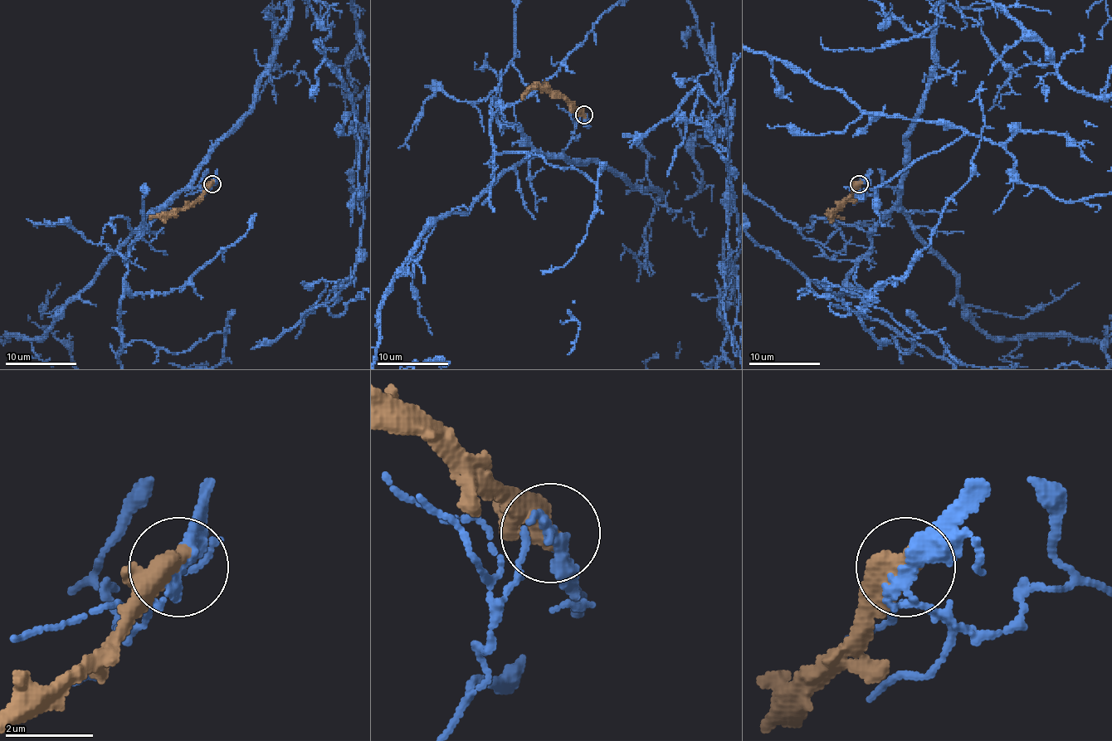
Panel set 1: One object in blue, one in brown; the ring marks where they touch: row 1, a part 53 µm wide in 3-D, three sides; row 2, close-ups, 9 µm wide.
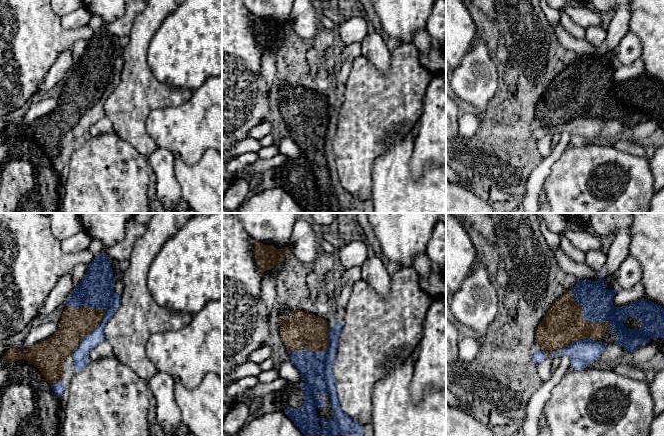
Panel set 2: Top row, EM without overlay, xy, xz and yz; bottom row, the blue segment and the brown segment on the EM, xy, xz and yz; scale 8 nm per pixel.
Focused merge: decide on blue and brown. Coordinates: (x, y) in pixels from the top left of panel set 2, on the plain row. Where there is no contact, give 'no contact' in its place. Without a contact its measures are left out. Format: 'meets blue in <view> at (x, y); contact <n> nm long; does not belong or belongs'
meets blue in xy at (90, 108); contact 440 nm long; belongs

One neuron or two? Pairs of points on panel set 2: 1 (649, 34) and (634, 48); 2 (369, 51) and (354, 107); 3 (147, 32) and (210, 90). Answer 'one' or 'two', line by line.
1: two
2: two
3: two

